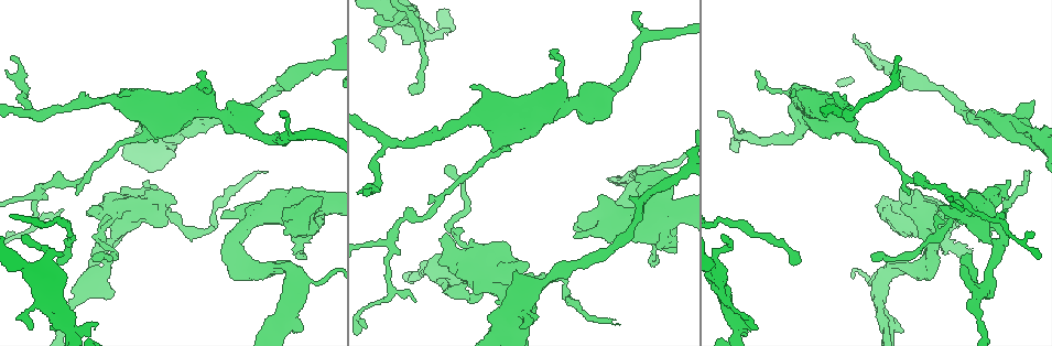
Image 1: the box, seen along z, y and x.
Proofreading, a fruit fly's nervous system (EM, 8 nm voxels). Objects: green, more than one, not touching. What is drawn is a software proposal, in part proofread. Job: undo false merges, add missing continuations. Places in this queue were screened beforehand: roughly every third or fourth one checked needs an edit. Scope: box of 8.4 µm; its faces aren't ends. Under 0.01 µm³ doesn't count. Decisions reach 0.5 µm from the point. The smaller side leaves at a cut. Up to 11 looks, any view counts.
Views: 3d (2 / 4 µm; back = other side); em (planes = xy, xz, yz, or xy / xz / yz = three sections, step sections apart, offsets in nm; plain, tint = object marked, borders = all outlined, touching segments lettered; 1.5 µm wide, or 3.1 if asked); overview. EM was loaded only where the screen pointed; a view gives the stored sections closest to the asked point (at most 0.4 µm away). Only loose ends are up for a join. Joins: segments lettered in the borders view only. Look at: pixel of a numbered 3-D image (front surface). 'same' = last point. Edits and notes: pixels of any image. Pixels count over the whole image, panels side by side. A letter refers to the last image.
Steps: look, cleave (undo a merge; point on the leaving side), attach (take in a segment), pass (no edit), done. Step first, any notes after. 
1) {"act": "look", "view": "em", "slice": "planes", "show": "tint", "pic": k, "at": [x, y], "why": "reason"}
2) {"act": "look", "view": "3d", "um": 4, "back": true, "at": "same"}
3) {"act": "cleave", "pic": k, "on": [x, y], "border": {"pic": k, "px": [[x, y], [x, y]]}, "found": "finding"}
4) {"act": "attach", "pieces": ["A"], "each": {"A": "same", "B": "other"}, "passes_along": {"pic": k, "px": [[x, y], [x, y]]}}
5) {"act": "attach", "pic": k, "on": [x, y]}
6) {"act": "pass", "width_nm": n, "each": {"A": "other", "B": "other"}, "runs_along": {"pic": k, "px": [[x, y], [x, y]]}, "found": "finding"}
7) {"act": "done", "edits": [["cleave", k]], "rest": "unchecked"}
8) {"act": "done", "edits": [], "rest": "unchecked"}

{"act": "look", "view": "3d", "um": 2, "pic": 1, "at": [1028, 172], "why": "end of a long branch"}

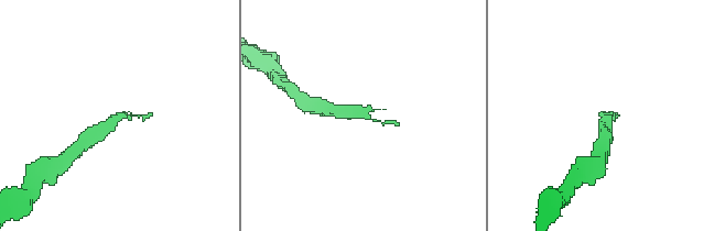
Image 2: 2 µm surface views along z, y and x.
{"act": "look", "view": "em", "slice": "yz", "step": 8, "show": "borders", "pic": 2, "at": [395, 120], "why": "now the EM"}

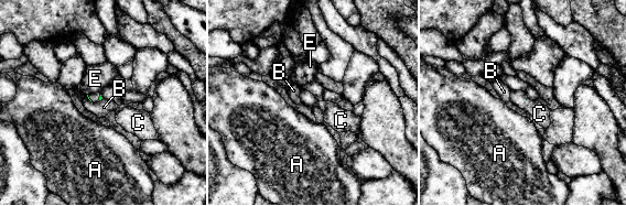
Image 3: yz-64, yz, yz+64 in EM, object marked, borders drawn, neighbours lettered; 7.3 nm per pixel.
{"act": "look", "view": "em", "slice": "planes", "show": "borders", "at": "same"}

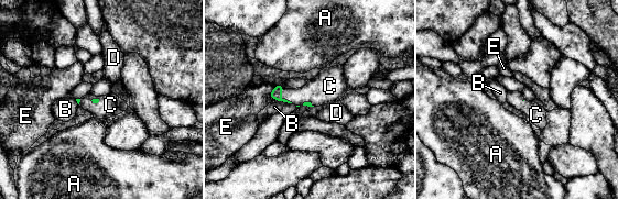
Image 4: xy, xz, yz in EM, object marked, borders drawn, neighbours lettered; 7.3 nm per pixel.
{"act": "attach", "pieces": ["C"], "longest_contact_nm": ["C", 130], "each": {"A": "other", "B": "other", "C": "same", "D": "other", "E": "other"}, "found": "it goes on there"}

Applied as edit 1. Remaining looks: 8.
{"act": "look", "view": "em", "slice": "planes", "show": "borders", "pic": 1, "at": [167, 212], "why": "narrows sharply"}

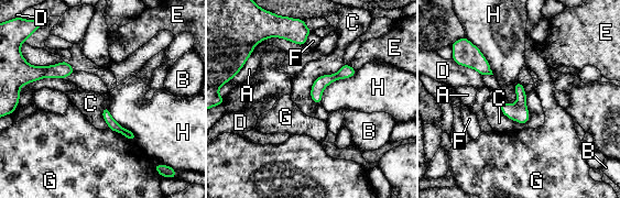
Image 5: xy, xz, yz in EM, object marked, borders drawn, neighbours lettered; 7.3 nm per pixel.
{"act": "pass", "each": {"A": "other", "B": "other", "C": "other", "D": "other", "E": "other", "F": "other", "G": "other", "H": "other"}, "border": {"pic": 5, "px": [[499, 103], [507, 117], [529, 121]]}, "found": "continuous, no second neuron"}

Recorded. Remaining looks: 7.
{"act": "look", "view": "3d", "um": 4, "back": true, "pic": 1, "at": [29, 327], "why": "an open end"}

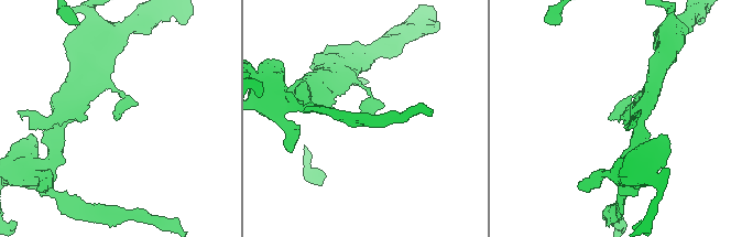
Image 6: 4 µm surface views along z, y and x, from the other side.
{"act": "look", "view": "em", "slice": "yz", "step": 4, "show": "borders", "pic": 6, "at": [609, 116]}

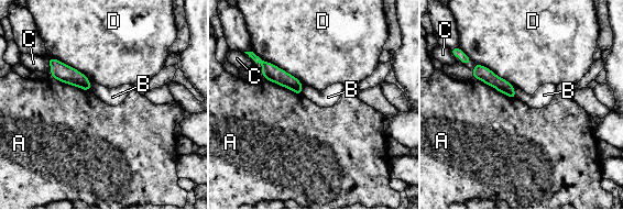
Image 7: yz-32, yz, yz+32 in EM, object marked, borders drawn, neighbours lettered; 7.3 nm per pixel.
{"act": "pass", "each": {"A": "other", "B": "other", "C": "other", "D": "other"}, "border": {"pic": 7, "px": [[472, 76], [499, 91], [515, 98]]}, "found": "no lettered segment goes on from it"}

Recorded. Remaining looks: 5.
{"act": "done", "edits": [["attach", 4]], "rest": "unchecked"}

